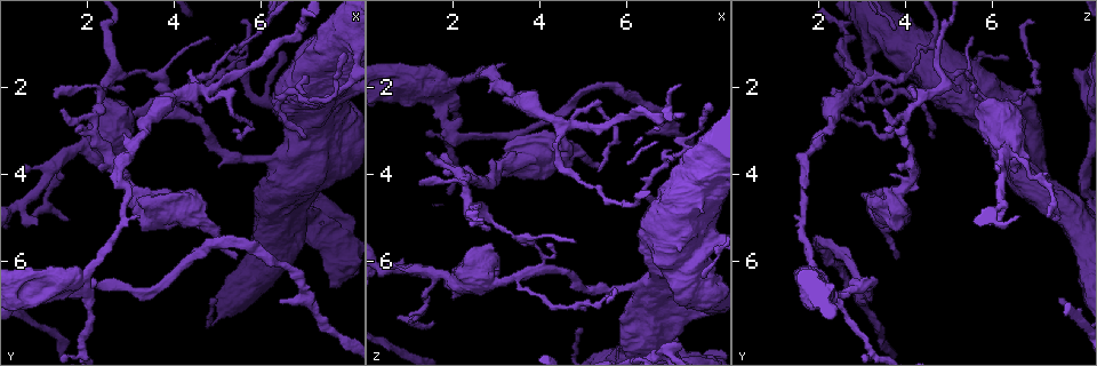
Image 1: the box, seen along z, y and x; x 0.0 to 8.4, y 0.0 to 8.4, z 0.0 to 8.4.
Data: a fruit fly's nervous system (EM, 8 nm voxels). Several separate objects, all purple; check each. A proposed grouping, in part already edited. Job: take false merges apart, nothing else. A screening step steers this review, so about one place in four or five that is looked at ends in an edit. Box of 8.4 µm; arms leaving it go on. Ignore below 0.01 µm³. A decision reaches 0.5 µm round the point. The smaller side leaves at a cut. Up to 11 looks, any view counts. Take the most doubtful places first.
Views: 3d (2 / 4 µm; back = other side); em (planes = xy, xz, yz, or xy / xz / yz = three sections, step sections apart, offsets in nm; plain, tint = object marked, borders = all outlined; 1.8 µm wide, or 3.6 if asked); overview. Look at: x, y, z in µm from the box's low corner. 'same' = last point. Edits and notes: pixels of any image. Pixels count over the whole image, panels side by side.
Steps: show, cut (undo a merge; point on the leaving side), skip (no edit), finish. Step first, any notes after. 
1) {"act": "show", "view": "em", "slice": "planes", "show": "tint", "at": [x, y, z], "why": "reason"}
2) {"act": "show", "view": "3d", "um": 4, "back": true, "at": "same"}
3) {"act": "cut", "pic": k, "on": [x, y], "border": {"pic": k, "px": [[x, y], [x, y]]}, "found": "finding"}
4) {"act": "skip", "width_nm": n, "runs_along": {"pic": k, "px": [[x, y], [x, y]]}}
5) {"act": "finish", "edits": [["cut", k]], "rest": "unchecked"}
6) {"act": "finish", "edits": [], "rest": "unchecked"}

{"act": "show", "view": "em", "slice": "planes", "show": "tint", "at": [6.85, 0.75, 2.60], "why": "narrows sharply"}

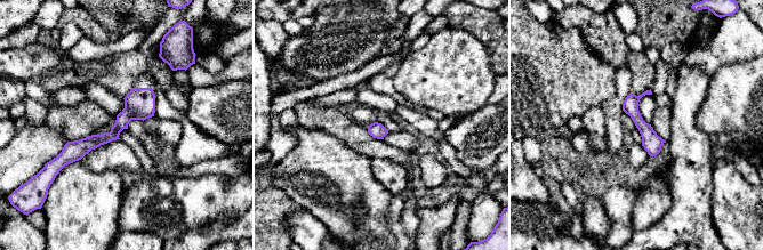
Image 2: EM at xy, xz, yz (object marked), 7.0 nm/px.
{"act": "skip", "runs_along": {"pic": 2, "px": [[150, 91], [107, 137], [66, 159]]}, "found": "all the same neuron"}

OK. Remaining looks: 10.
{"act": "show", "view": "em", "slice": "planes", "show": "tint", "at": [3.75, 1.95, 5.50], "why": "arms part here"}

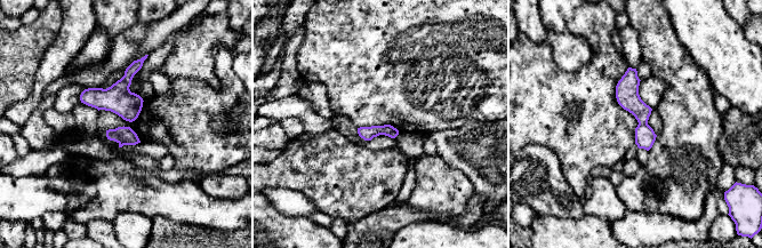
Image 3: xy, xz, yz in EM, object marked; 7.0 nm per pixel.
{"act": "cut", "pic": 3, "on": [388, 130], "border": {"pic": 3, "px": [[380, 126], [383, 134]]}, "found": "two neurons meet here"}

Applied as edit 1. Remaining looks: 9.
{"act": "show", "view": "overview"}

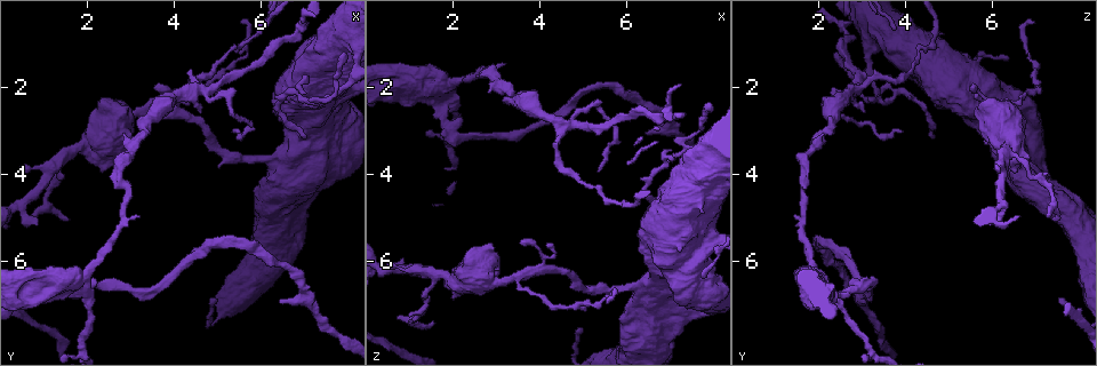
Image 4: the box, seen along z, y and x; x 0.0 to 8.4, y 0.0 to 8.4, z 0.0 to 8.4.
{"act": "show", "view": "em", "um": 3.6, "slice": "planes", "show": "tint", "at": [1.60, 3.55, 6.30], "why": "calibre changes"}

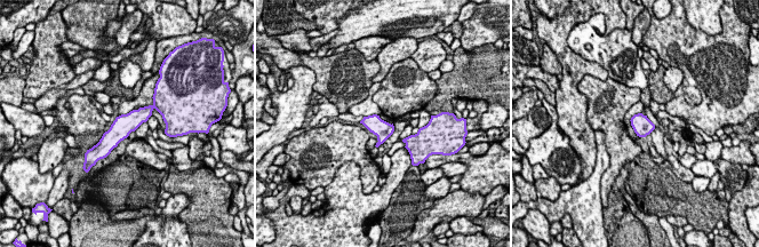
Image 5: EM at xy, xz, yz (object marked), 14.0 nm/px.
{"act": "skip", "runs_along": {"pic": 5, "px": [[149, 109], [127, 122], [102, 148]]}, "found": "continuous, no second neuron"}

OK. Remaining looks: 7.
{"act": "finish", "edits": [["cut", 3]], "rest": "unchecked"}

